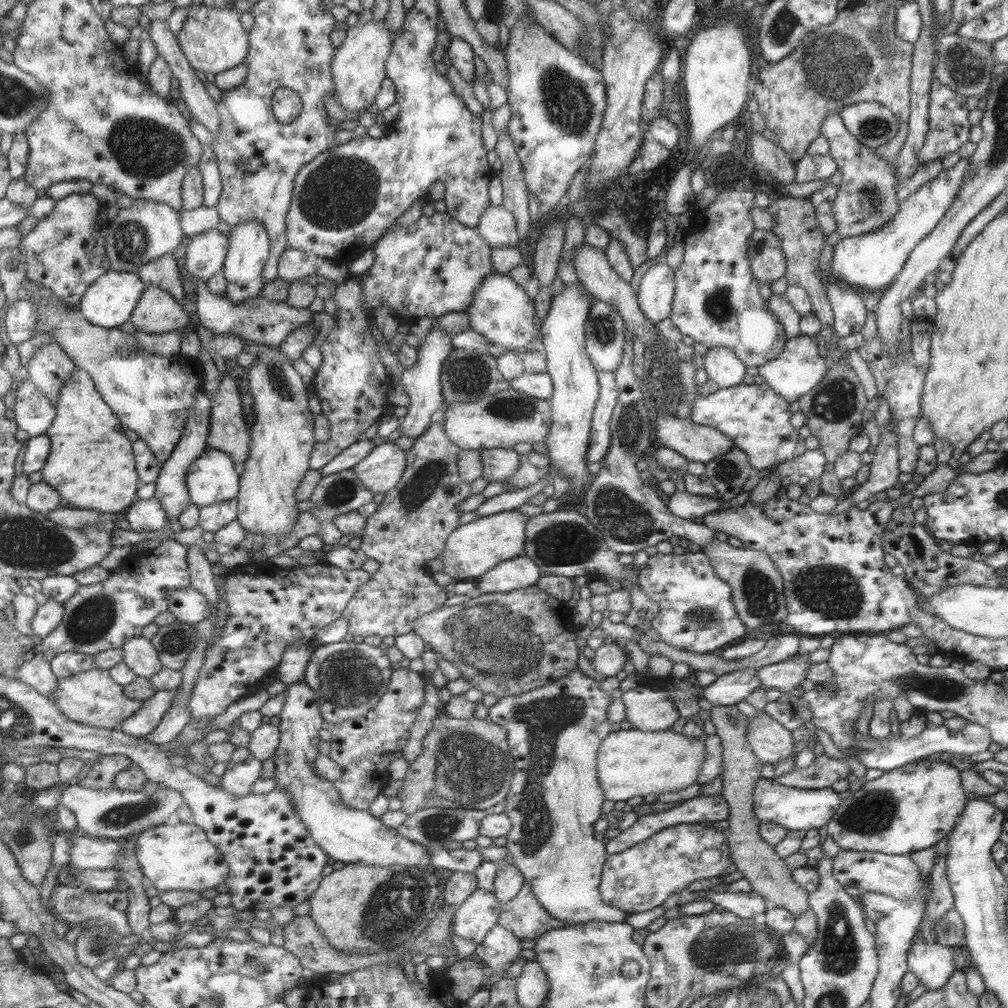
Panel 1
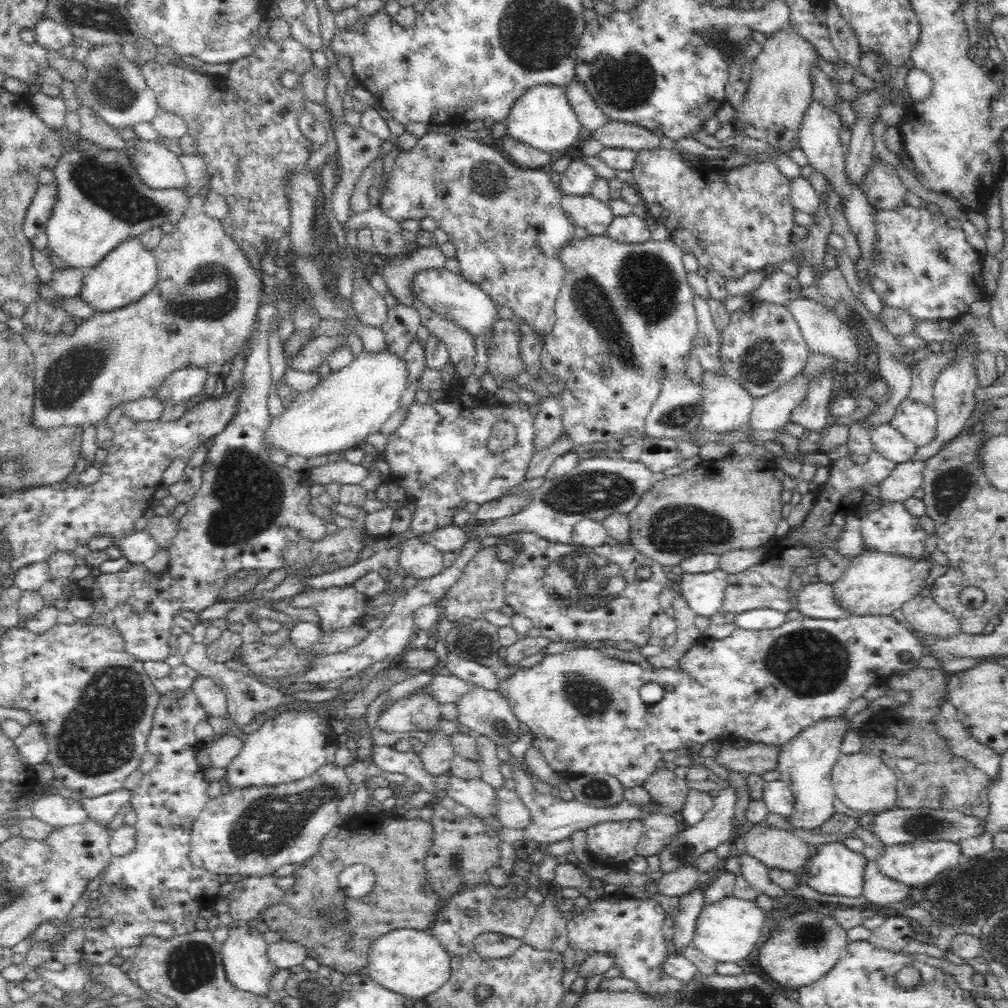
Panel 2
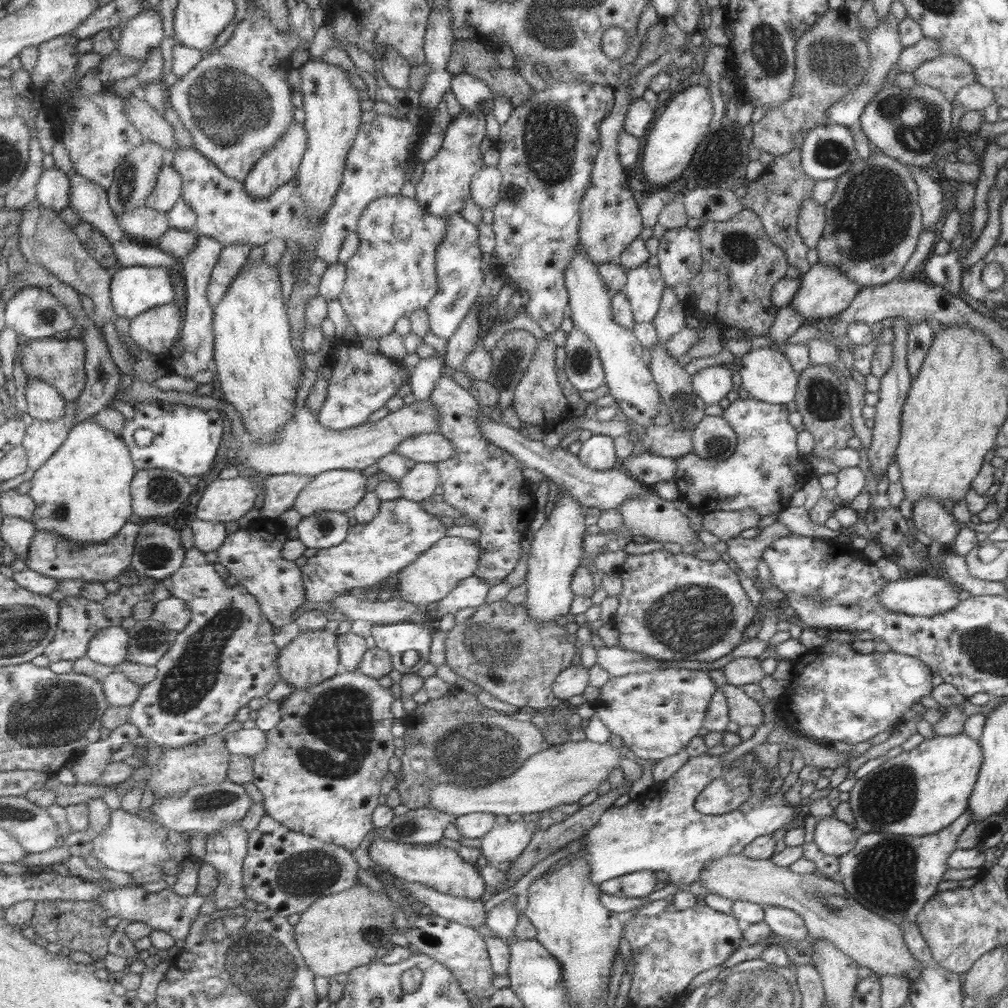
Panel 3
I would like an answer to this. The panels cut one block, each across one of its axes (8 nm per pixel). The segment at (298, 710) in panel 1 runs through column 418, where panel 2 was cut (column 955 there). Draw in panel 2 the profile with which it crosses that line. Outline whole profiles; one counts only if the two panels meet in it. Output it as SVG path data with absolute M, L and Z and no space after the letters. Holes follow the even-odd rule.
M923 840L888 846L879 852L877 857L880 872L888 878L892 878L910 887L925 887L936 876L945 870L955 867L962 862L962 847L959 843L948 840Z

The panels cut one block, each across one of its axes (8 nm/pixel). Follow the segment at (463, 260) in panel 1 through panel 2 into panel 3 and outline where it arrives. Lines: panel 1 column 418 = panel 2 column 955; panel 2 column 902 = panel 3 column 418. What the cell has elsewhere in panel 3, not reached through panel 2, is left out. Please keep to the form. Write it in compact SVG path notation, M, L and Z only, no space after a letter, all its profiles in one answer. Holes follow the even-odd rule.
M402 195L375 199L365 209L357 230L362 240L361 246L346 265L349 279L339 298L359 338L380 339L392 334L396 331L397 321L403 317L413 317L413 314L427 309L429 304L436 299L437 293L440 292L440 281L437 278L437 255L439 247L447 236L449 223L449 217L435 216L427 212L416 198Z

